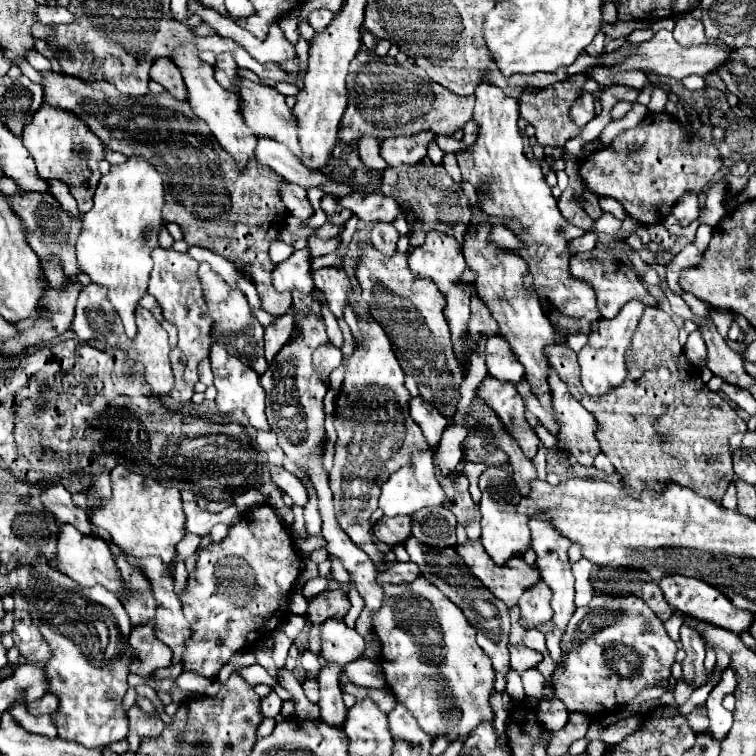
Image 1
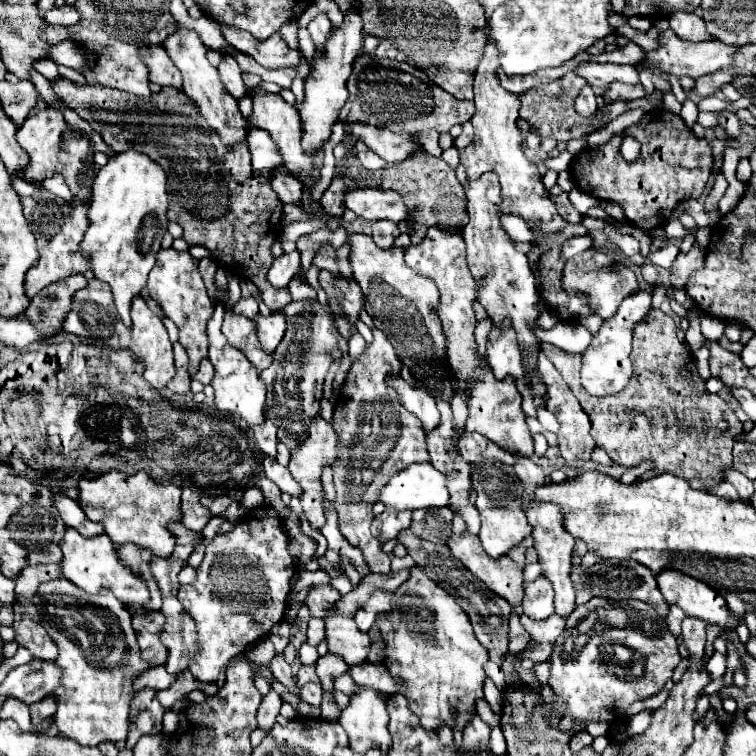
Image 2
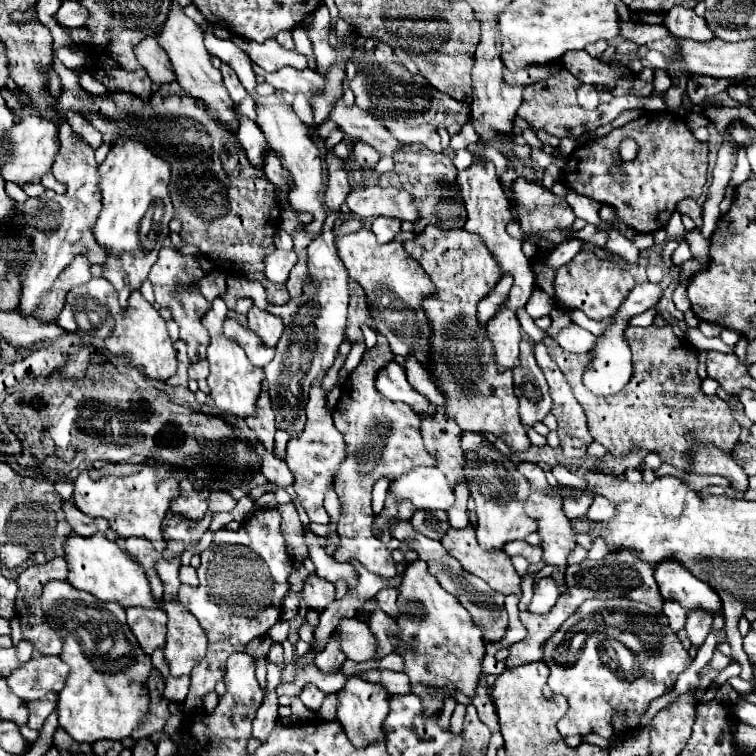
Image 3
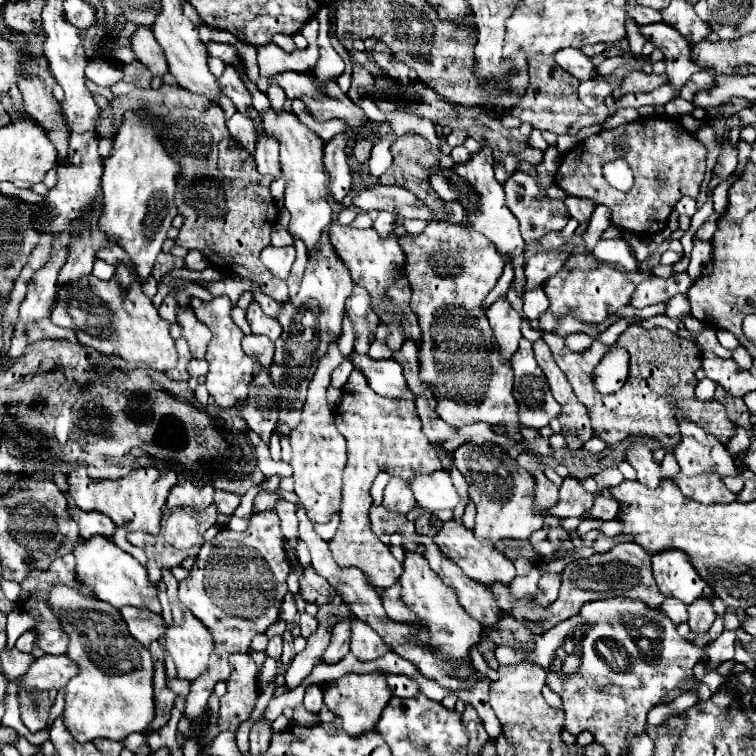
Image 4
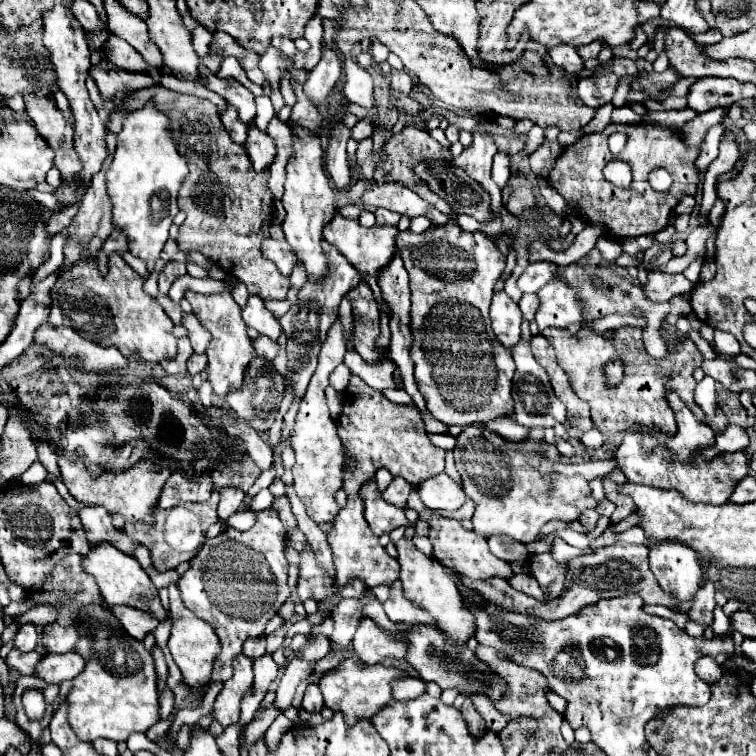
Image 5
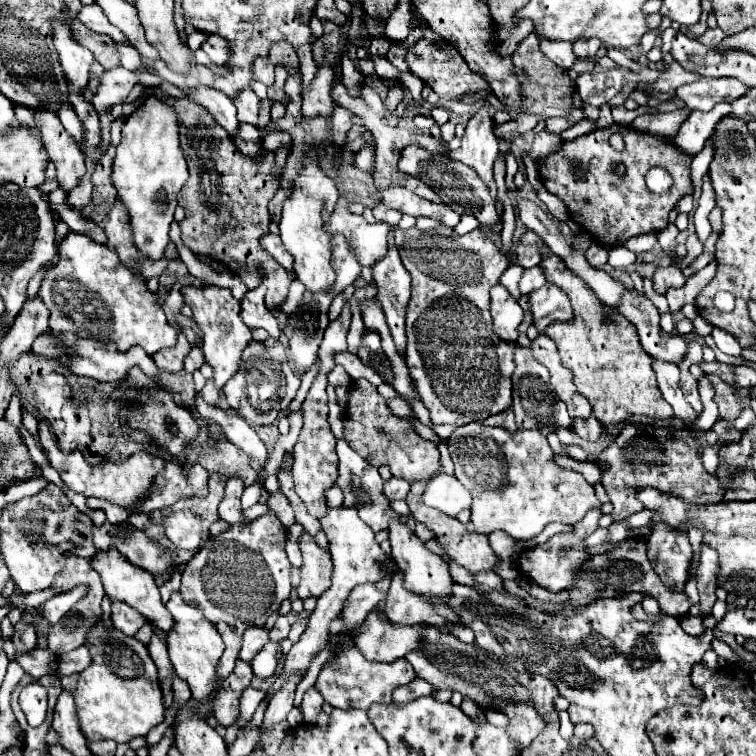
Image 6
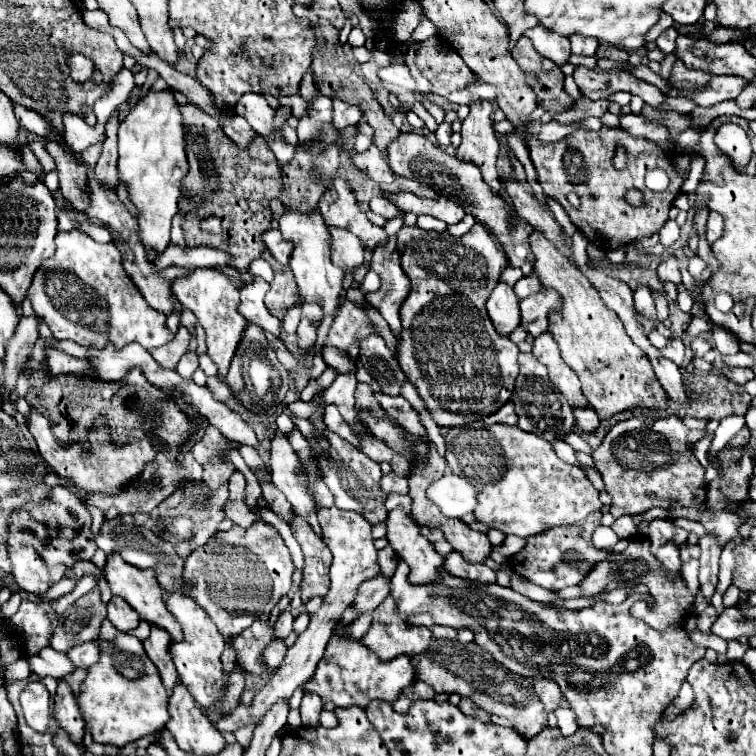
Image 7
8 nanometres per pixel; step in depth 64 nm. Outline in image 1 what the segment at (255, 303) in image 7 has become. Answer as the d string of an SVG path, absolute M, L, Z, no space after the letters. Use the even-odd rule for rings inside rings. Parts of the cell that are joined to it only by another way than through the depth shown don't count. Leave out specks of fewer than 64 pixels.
M292 312L278 316L274 320L274 324L264 328L264 352L266 352L268 362L274 360L278 350L290 340L292 332L294 332L294 328L292 328Z

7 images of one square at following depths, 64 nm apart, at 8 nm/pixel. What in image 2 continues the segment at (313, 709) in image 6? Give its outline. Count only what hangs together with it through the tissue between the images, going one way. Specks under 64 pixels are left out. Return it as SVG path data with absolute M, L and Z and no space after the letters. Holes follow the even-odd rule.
M312 682L304 684L302 690L300 690L300 698L310 706L320 708L320 704L322 704L322 688L320 688L320 684L312 684Z

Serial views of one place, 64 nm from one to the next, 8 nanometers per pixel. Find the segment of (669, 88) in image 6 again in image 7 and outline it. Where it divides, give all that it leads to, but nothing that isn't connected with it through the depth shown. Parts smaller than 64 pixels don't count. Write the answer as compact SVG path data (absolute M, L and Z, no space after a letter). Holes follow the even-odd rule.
M676 60L674 68L672 68L672 76L670 76L668 82L672 84L672 88L678 88L678 90L700 90L710 80L712 80L710 72L688 68L680 60Z

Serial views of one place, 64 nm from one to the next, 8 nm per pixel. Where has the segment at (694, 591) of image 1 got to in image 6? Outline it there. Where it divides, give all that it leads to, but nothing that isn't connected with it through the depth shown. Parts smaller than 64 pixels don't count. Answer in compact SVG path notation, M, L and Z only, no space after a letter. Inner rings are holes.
M654 524L648 536L648 558L668 588L684 590L694 552L688 534L668 524Z

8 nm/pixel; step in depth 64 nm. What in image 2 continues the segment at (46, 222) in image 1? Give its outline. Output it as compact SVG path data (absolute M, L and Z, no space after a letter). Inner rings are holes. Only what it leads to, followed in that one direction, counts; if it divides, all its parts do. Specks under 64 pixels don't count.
M38 190L38 200L32 200L32 196L22 198L24 206L24 218L28 220L28 228L32 228L32 234L38 244L38 264L32 266L26 272L26 296L32 300L42 288L50 286L52 282L66 278L76 272L88 272L90 260L84 254L80 242L88 230L88 211L90 210L90 198L80 200L72 198L72 202L66 202L58 196L52 196L48 190Z

